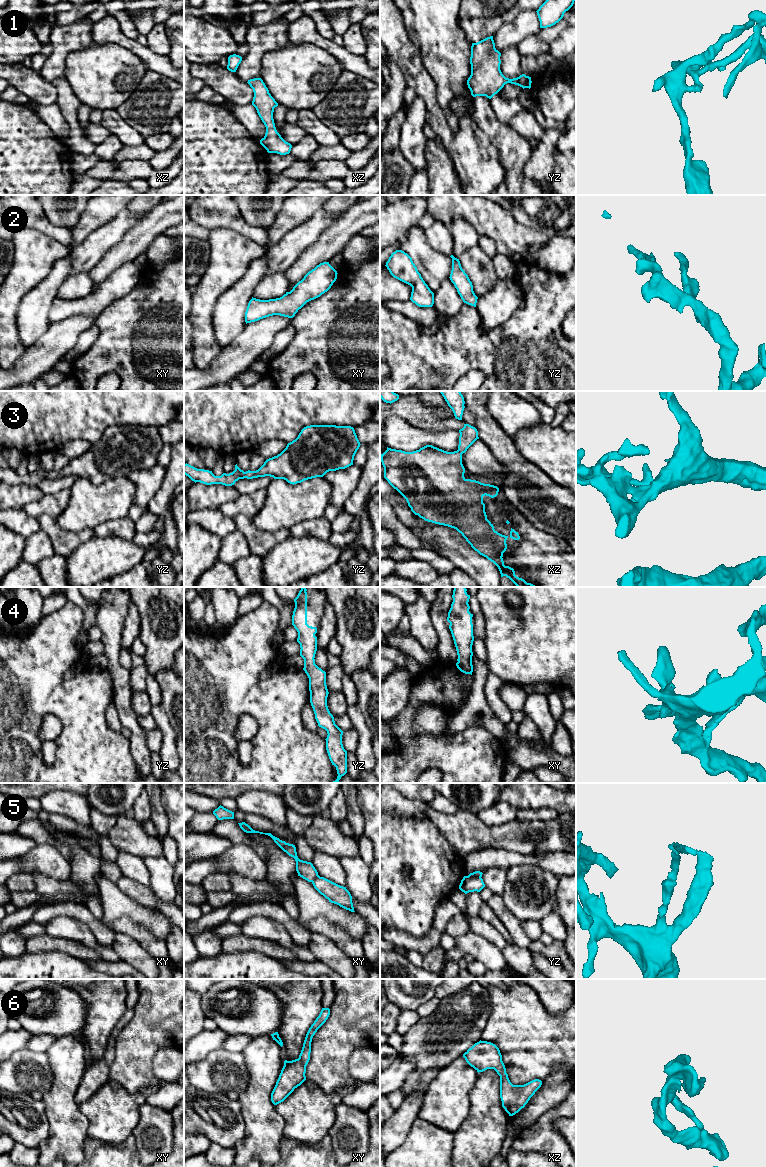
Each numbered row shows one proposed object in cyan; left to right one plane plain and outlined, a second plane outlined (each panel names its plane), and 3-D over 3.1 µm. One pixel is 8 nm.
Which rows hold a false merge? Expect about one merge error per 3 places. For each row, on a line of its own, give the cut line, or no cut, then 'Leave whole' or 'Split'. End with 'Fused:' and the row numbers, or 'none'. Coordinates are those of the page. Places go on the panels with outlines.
1: No split. Leave whole
2: No split. Leave whole
3: No split. Leave whole
4: No split. Leave whole
5: Split along yz (468, 875), (480, 877). Split
6: No split. Leave whole
Fused: 5

